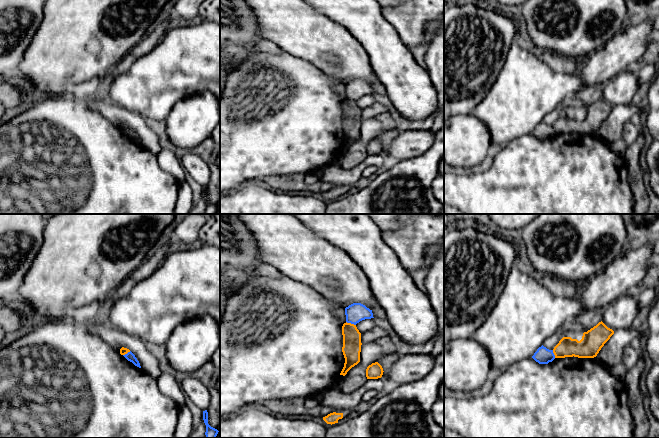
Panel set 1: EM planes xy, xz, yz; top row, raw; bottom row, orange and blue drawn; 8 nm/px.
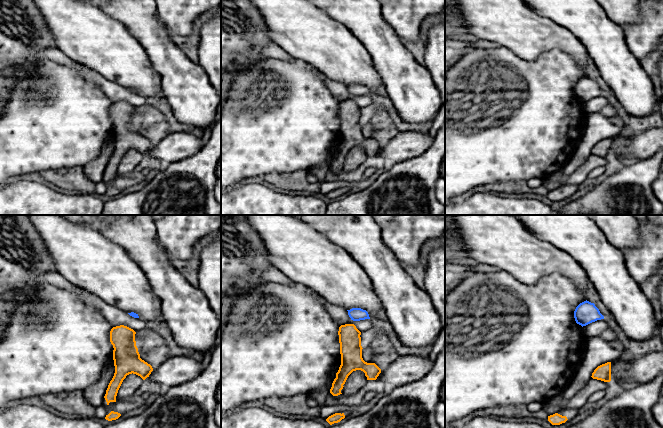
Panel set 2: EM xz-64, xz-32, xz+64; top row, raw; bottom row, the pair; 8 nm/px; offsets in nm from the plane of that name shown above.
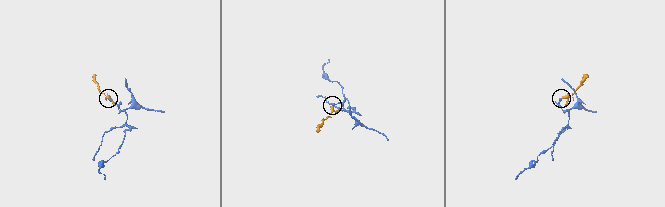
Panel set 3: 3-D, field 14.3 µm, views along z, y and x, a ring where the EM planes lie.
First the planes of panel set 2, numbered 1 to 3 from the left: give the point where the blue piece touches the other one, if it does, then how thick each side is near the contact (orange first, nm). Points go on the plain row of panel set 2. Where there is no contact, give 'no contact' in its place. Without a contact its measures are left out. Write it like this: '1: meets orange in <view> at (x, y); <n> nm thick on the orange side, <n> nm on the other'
1: no contact
2: no contact
3: no contact

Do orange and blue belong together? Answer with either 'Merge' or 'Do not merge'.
Do not merge

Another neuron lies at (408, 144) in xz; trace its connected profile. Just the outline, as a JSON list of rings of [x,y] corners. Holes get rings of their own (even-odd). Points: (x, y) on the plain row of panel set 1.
[[[430,129],[402,131],[388,148],[383,148],[381,155],[391,163],[418,157],[430,148],[435,137]]]

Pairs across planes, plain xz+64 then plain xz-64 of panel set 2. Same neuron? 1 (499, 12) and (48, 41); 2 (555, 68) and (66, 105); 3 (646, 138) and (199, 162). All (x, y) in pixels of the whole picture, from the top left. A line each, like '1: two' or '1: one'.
1: two
2: one
3: two

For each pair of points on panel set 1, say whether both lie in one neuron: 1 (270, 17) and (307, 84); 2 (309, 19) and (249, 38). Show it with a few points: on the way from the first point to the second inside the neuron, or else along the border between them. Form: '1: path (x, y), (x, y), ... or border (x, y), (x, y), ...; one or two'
1: border (282, 49), (312, 63); two
2: border (254, 12), (259, 33), (264, 38); two

